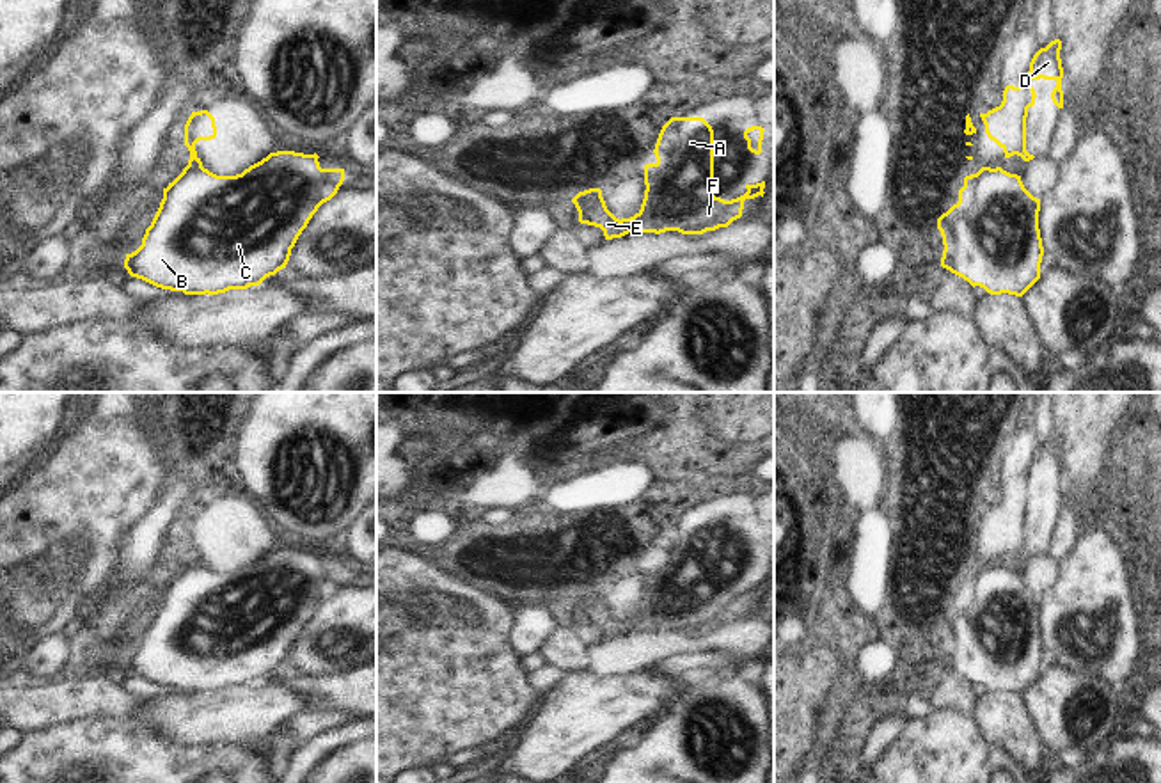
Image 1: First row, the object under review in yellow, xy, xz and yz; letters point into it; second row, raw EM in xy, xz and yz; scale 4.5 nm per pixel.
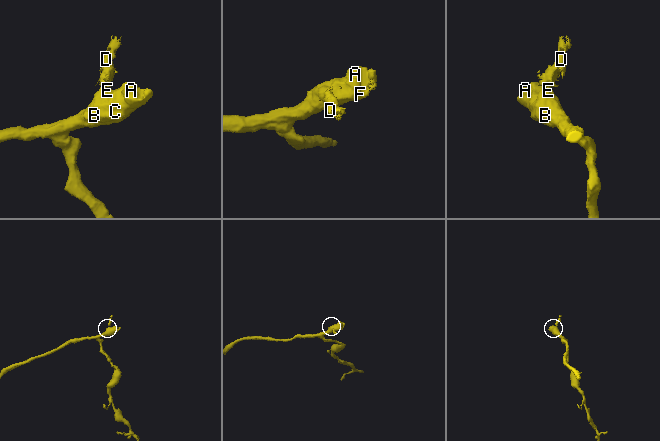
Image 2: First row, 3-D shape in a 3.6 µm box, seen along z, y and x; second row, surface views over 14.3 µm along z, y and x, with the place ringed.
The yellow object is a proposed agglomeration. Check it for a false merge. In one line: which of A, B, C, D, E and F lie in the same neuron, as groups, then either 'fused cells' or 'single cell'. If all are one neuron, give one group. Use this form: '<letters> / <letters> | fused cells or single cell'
A B C E F / D | fused cells

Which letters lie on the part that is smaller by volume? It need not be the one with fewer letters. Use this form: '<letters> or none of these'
D

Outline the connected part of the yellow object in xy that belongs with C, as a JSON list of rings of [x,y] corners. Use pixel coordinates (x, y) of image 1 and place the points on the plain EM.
[[[277,549],[236,573],[217,573],[190,556],[183,570],[163,586],[142,643],[126,652],[124,666],[131,675],[185,692],[259,684],[286,666],[312,613],[344,579],[344,566],[321,566],[318,556],[316,550]]]

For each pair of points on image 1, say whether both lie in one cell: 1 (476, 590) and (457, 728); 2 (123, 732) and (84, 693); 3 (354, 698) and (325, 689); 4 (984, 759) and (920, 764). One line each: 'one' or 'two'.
1: one
2: two
3: one
4: one

